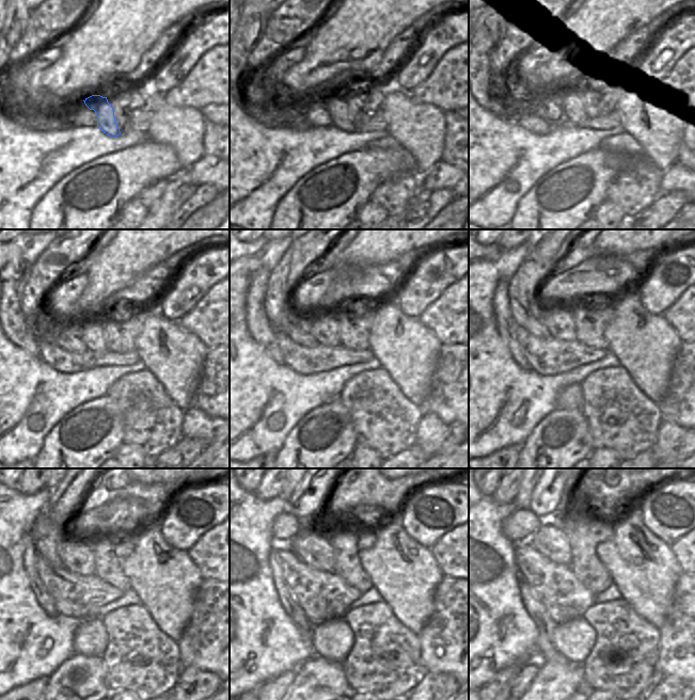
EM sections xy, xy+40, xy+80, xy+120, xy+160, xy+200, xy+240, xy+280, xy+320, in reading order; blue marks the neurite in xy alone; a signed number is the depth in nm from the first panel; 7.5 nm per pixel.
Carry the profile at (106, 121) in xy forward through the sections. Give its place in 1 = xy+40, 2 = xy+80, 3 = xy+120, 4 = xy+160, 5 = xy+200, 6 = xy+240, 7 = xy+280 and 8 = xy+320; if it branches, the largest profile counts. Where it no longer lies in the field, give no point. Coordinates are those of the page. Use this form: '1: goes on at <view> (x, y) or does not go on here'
1: goes on at xy+40 (335, 105)
2: goes on at xy+80 (573, 106)
3: goes on at xy+120 (91, 333)
4: goes on at xy+160 (322, 325)
5: goes on at xy+200 (556, 317)
6: goes on at xy+240 (75, 551)
7: goes on at xy+280 (312, 545)
8: goes on at xy+320 (551, 541)

